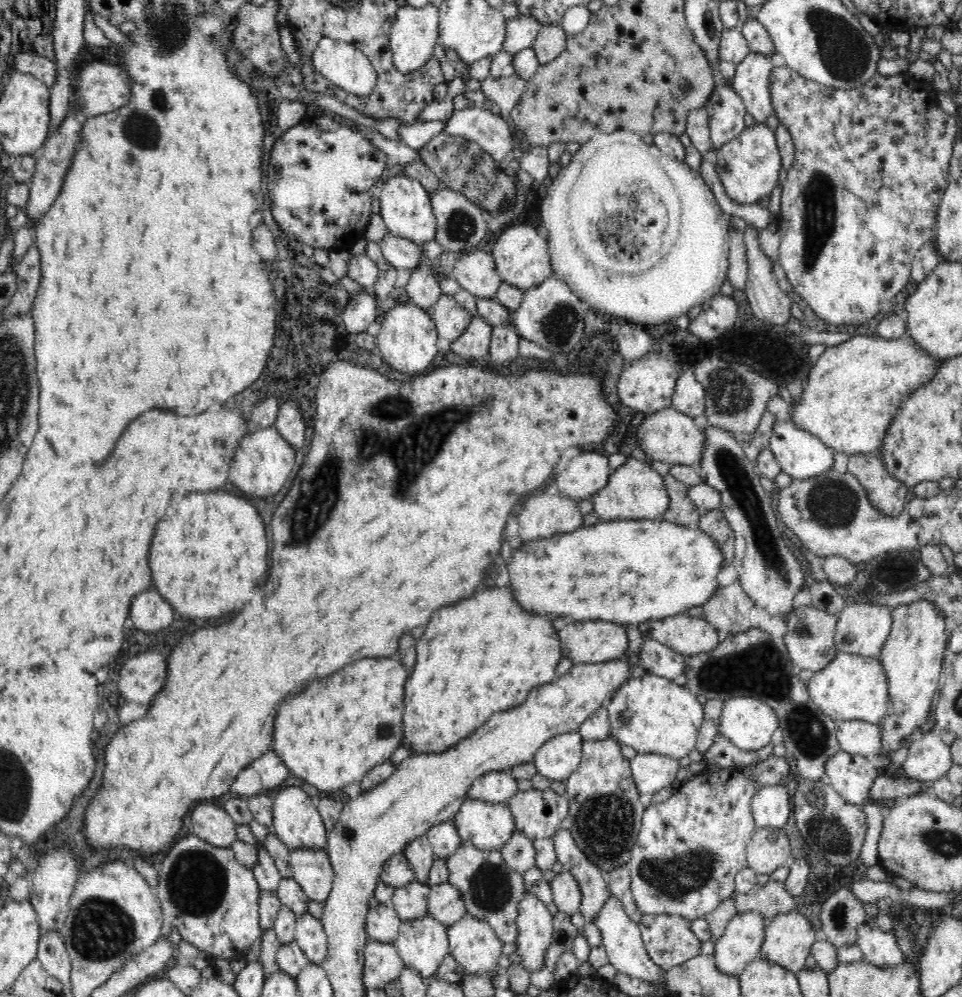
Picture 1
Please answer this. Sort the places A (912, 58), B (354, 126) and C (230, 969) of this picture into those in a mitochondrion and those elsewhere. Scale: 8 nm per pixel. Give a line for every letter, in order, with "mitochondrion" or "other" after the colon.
A: other
B: other
C: other

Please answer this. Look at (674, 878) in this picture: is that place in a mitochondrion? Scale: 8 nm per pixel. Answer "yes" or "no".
yes

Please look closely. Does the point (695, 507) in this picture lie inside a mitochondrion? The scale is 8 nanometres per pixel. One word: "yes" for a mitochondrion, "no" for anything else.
no

